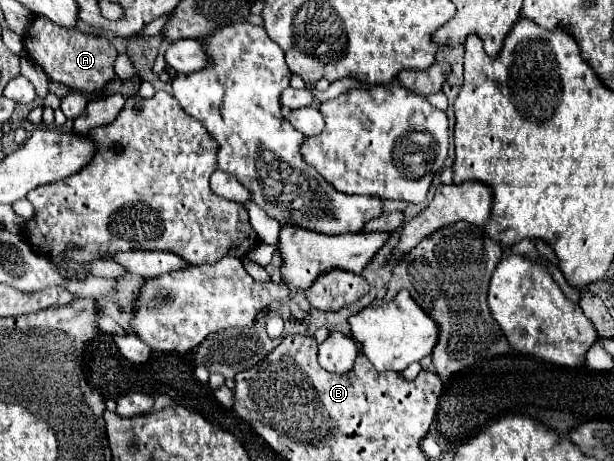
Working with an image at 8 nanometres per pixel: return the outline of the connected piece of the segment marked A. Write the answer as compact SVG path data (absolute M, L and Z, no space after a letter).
M35 19L25 39L31 41L25 43L31 59L55 83L63 83L77 91L97 91L103 89L115 77L113 67L115 67L117 51L105 37L93 37L77 29L65 29L49 19Z

